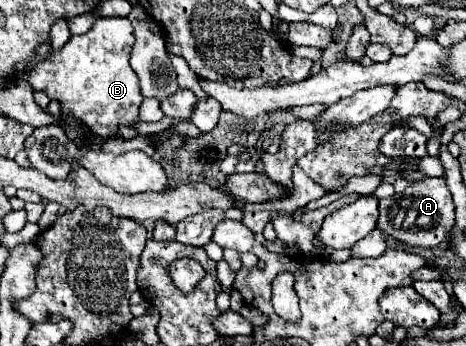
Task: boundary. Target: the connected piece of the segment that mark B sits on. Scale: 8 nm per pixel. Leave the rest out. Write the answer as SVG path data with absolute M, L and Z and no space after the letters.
M96 18L86 34L72 36L52 60L38 62L28 82L34 90L44 90L48 98L60 100L62 114L80 118L102 138L114 138L120 126L140 120L140 104L144 100L138 76L128 64L132 44L134 26L128 18Z

